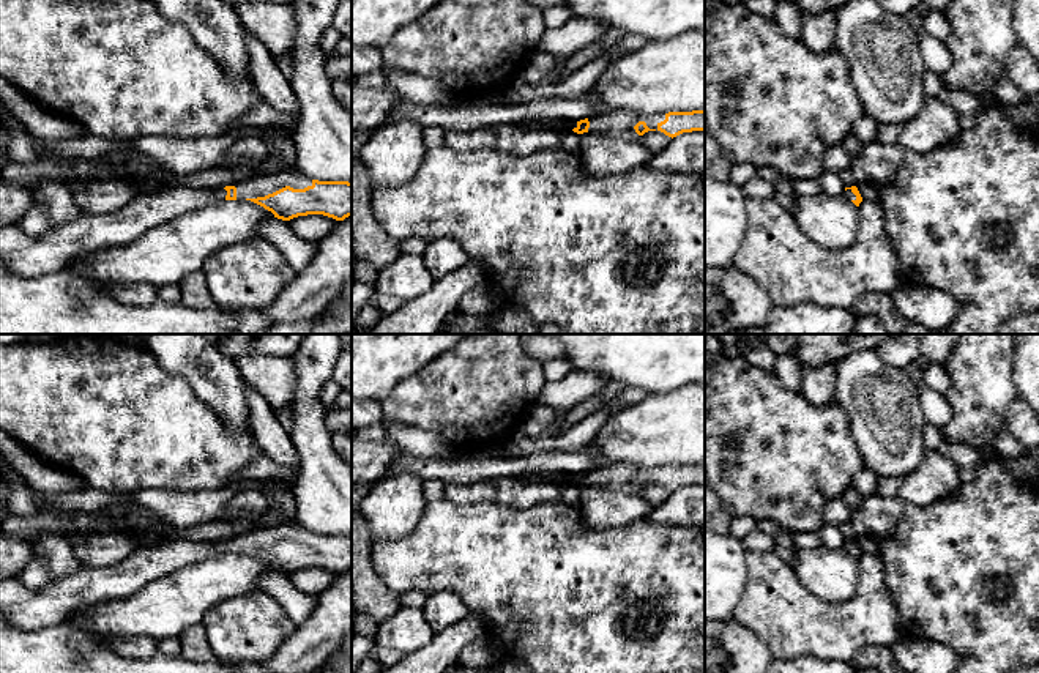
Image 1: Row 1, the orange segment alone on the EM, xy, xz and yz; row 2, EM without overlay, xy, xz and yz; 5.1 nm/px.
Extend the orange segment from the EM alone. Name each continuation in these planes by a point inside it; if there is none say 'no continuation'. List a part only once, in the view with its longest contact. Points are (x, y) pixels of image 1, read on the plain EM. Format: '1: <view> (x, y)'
1: xy (256, 539)

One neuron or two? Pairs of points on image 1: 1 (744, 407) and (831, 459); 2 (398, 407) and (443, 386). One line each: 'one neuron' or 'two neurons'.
1: one neuron
2: one neuron

